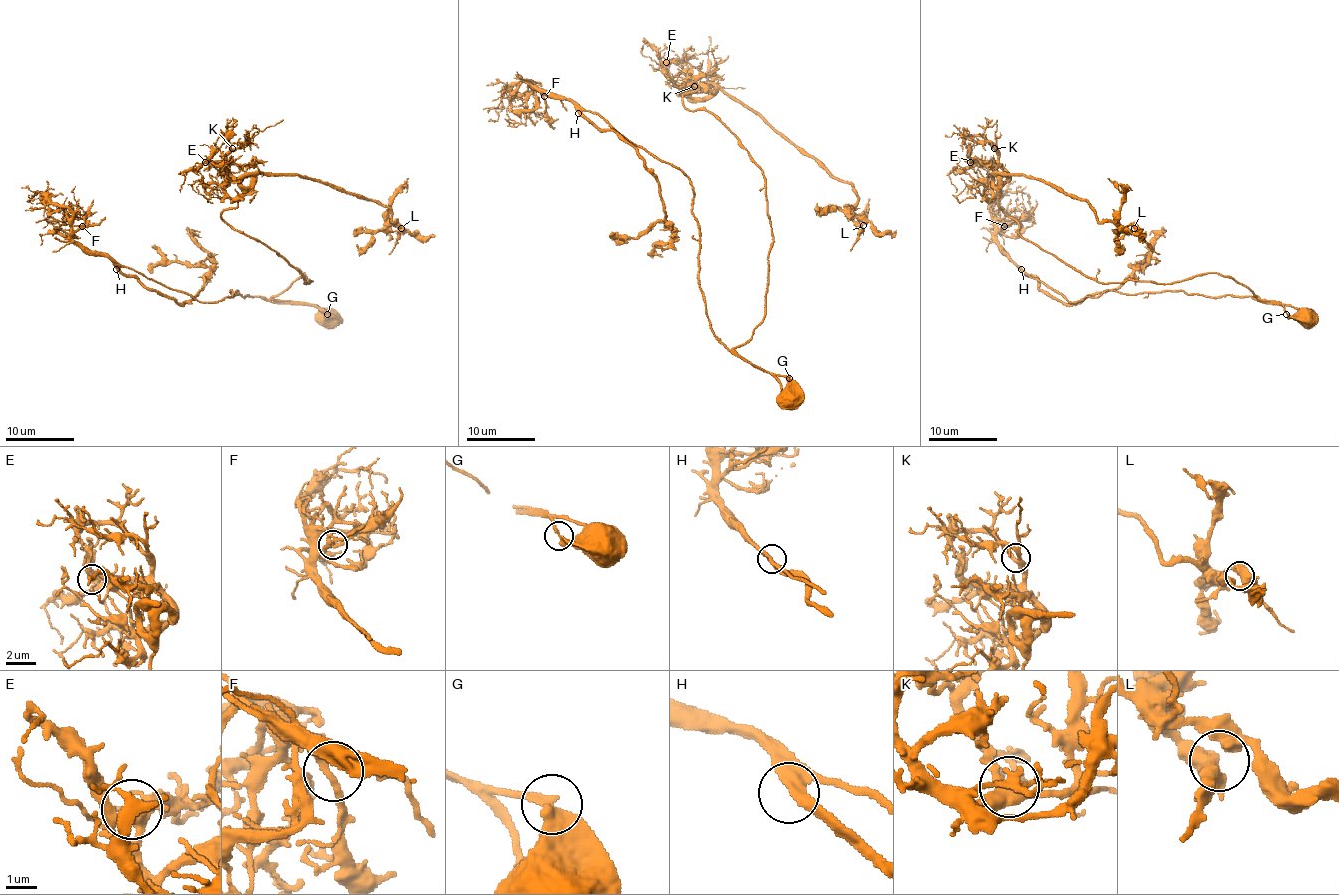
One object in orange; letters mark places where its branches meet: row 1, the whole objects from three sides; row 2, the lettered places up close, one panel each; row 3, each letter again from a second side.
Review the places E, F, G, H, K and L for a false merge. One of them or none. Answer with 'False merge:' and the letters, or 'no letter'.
False merge: G

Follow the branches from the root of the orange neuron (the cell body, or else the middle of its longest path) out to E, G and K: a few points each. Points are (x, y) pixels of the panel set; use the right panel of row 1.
E: (1308, 313), (1216, 272), (1090, 279), (1018, 231), (998, 206), (1008, 175), (996, 163), (970, 162)
G: (1308, 313), (1286, 313)
K: (1308, 313), (1267, 303), (1216, 272), (1166, 284), (1083, 276), (1028, 242), (998, 206), (1008, 173), (994, 148)

